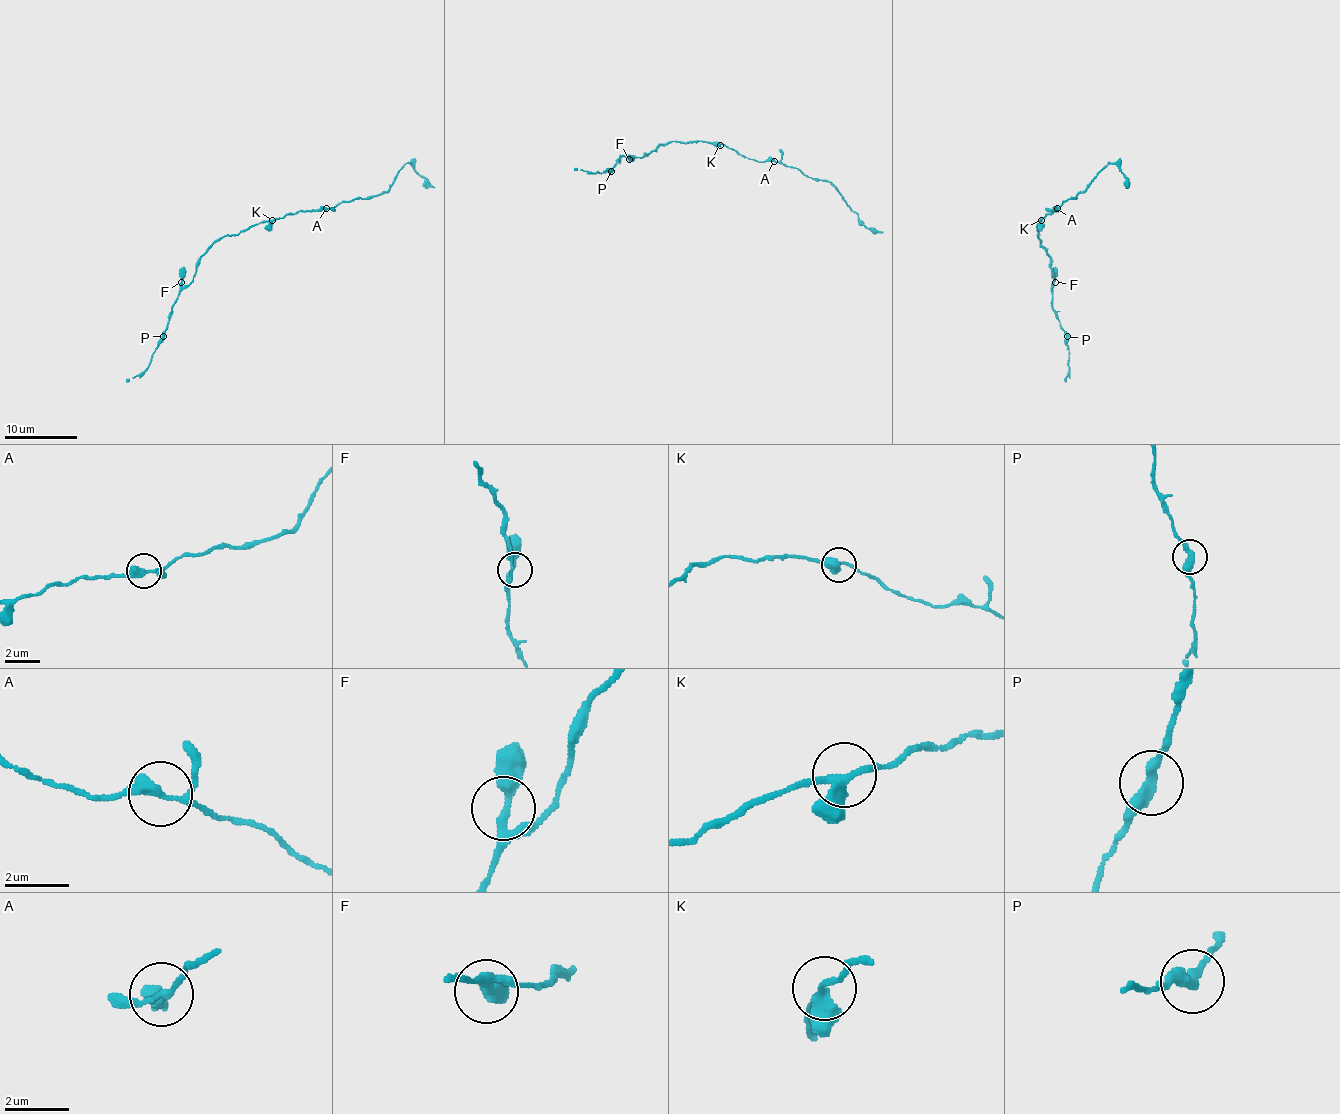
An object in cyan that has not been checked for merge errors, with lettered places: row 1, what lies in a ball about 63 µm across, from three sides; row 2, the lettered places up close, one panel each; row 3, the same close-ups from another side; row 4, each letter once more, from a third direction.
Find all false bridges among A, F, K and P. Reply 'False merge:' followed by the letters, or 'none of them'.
False merge: none of them

